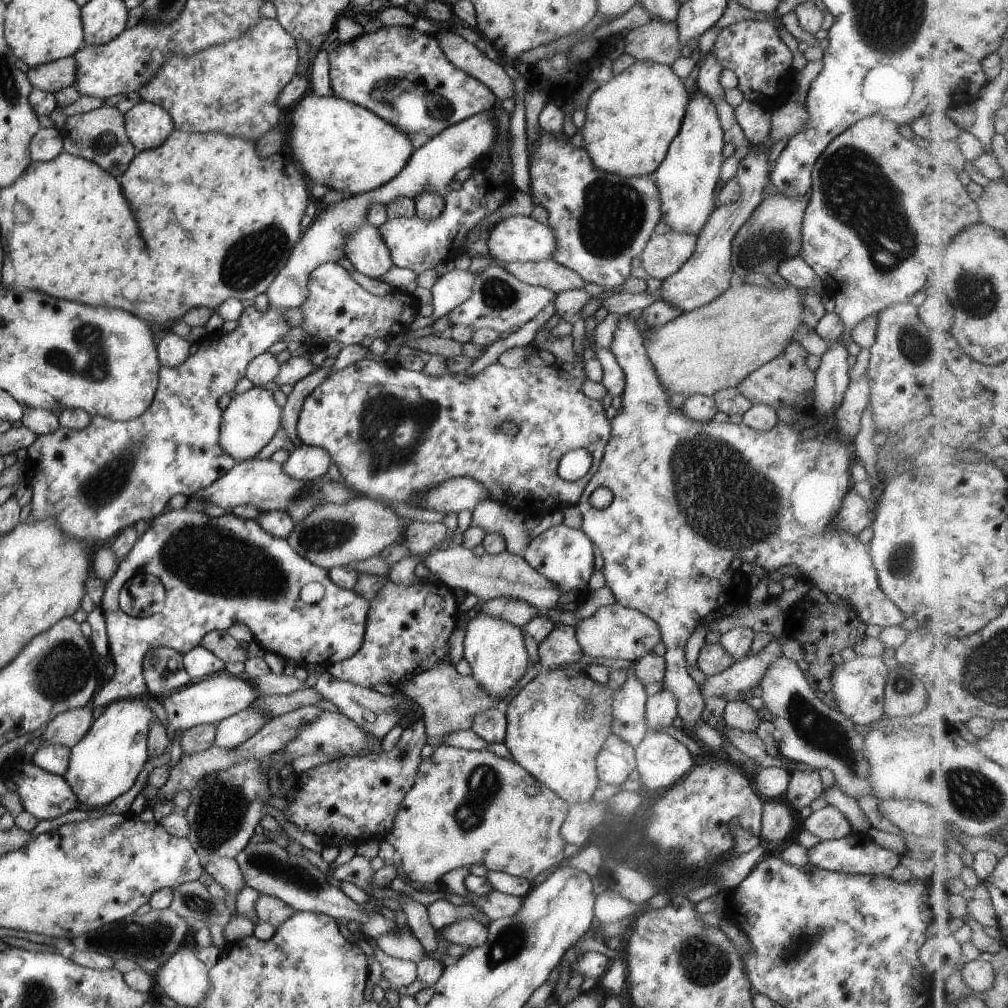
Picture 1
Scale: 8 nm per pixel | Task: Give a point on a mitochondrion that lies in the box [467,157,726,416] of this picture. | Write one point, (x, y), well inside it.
(613, 213)

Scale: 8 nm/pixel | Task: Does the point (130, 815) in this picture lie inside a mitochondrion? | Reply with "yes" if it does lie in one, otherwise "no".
no

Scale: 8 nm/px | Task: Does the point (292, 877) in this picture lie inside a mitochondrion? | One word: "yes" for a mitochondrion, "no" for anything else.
yes

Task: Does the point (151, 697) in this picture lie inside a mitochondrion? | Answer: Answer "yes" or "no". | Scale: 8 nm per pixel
no

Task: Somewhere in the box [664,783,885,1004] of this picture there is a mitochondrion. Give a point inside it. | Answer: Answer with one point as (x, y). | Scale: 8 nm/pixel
(703, 962)

